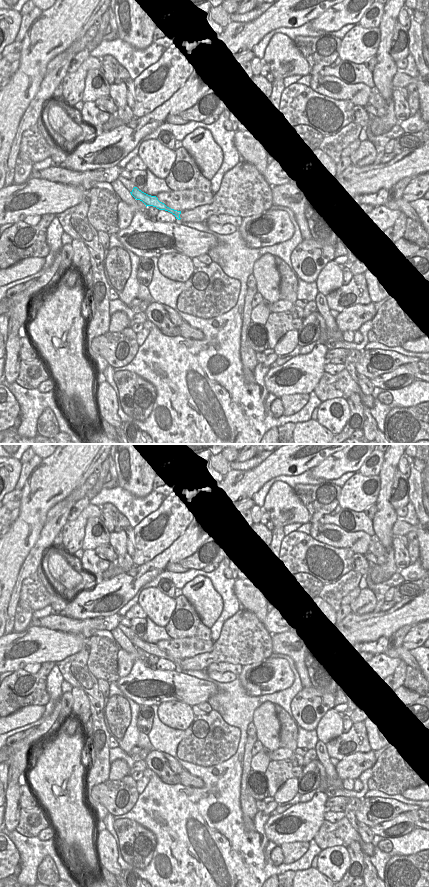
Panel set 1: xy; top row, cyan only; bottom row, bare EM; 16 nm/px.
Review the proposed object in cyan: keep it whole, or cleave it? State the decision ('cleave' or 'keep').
keep

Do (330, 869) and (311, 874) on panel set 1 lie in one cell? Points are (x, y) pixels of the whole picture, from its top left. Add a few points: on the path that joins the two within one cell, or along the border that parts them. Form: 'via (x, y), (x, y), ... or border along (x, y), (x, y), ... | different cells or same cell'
border along (316, 868), (327, 876) | different cells

